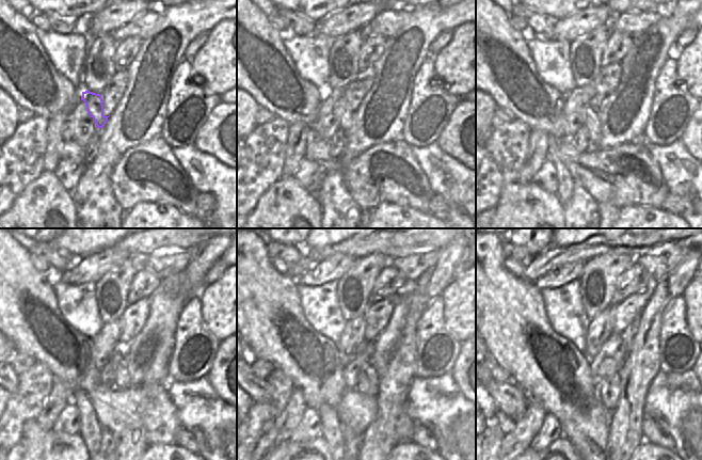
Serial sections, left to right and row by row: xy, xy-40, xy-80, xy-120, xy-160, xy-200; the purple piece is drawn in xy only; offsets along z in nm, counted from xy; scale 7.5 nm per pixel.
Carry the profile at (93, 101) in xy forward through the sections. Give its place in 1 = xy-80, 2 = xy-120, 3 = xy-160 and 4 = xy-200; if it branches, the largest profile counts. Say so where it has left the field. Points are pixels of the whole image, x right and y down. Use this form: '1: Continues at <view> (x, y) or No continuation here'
1: Continues at xy-80 (592, 124)
2: Continues at xy-120 (122, 381)
3: Continues at xy-160 (368, 381)
4: Continues at xy-200 (608, 390).

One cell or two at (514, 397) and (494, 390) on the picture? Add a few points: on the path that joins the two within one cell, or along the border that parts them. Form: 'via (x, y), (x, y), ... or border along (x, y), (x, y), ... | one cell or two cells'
via (509, 397), (499, 391) | one cell

